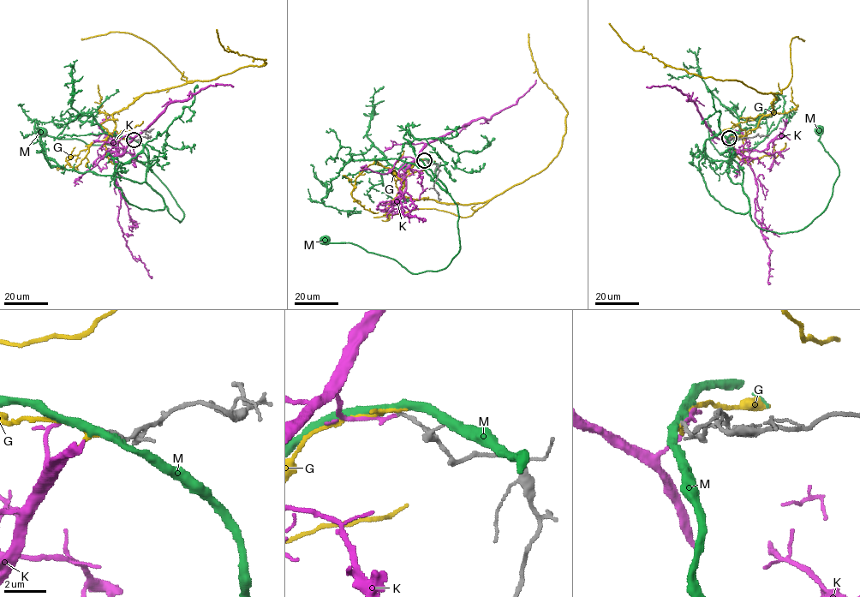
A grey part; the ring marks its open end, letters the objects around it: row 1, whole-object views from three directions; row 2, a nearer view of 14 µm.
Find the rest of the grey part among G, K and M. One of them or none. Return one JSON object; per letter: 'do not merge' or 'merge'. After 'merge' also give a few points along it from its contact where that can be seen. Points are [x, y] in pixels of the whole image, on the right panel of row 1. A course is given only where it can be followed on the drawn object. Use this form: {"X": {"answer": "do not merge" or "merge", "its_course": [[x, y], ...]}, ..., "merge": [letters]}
{"G": {"answer": "do not merge"}, "K": {"answer": "merge", "its_course": [[728, 138], [729, 150], [745, 157], [757, 186], [761, 233], [771, 252], [769, 284]]}, "M": {"answer": "do not merge"}, "merge": ["K"]}

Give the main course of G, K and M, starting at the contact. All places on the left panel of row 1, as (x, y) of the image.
G: (134, 140), (120, 137), (112, 116), (145, 93), (265, 63), (225, 50), (216, 29)
K: (134, 140), (128, 140), (123, 152), (110, 156), (120, 194), (117, 221), (134, 259), (144, 264), (152, 278)
M: (134, 140), (148, 152), (146, 182), (180, 222), (184, 214), (168, 189), (126, 151), (43, 130)

